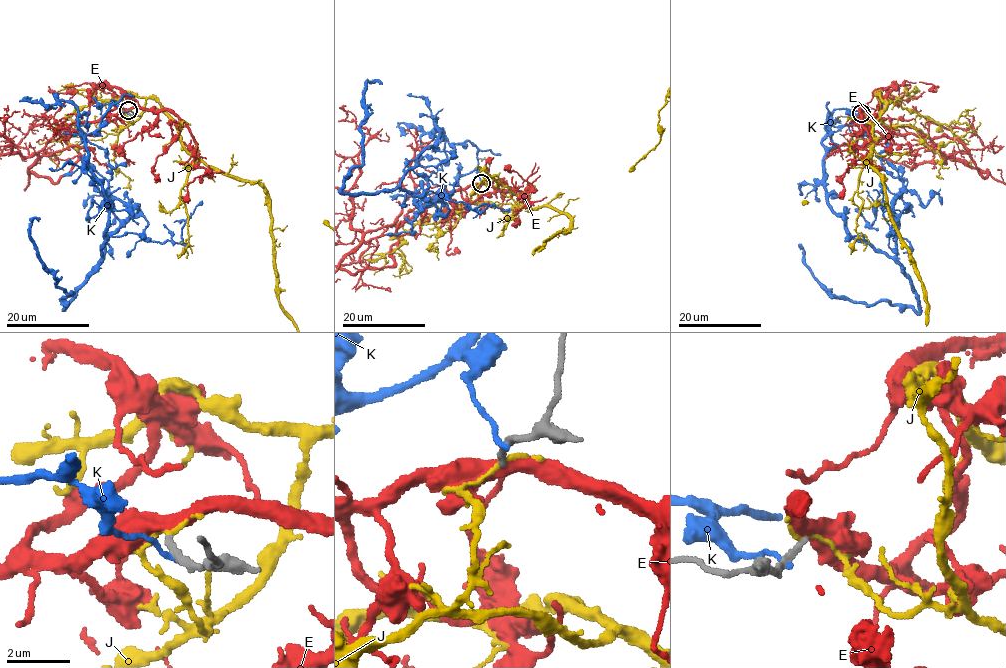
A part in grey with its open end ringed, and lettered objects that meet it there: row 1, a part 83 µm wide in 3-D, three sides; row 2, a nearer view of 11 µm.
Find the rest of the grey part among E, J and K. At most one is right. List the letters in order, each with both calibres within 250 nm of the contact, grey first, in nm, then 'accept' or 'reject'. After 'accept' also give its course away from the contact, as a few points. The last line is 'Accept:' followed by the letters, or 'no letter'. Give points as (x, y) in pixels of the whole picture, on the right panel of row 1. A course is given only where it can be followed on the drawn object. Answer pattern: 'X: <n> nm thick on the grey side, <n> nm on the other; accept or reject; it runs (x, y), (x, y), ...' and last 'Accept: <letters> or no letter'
E: 200 nm thick on the grey side, 440 nm on the other; reject
J: 200 nm thick on the grey side, 100 nm on the other; reject
K: 280 nm thick on the grey side, 170 nm on the other; reject
Accept: no letter

